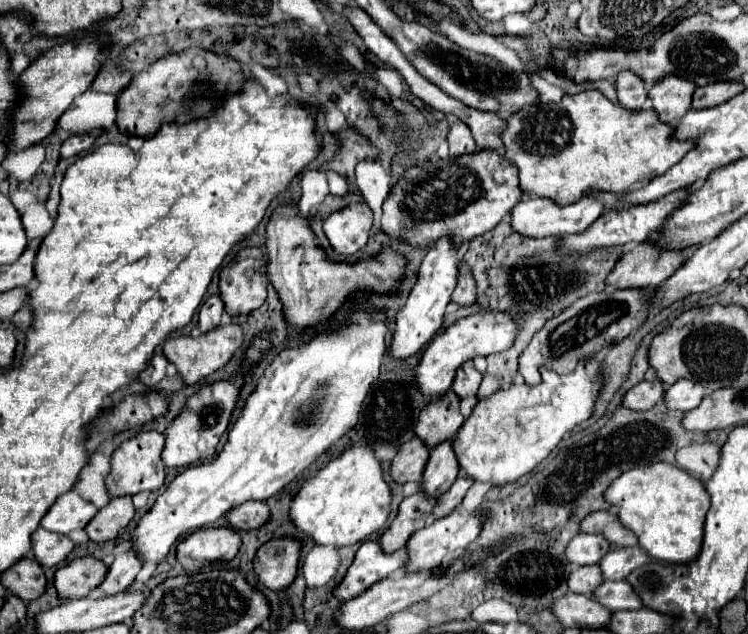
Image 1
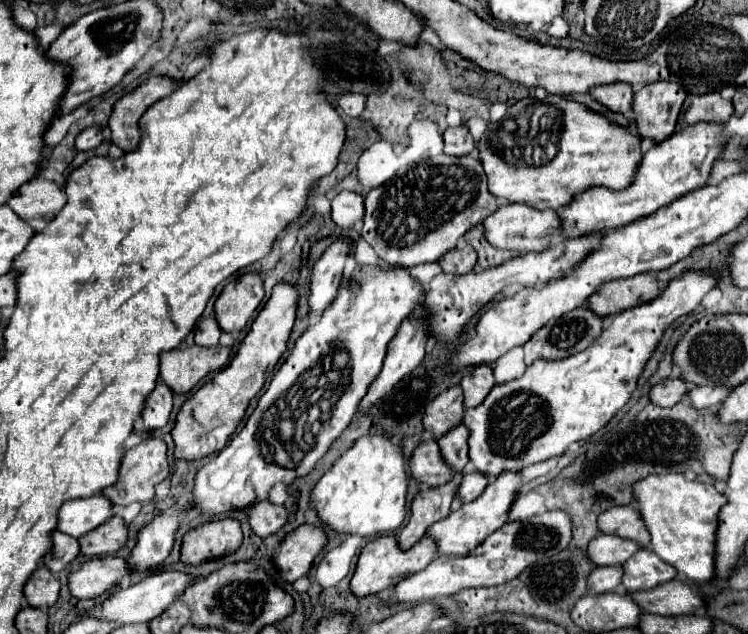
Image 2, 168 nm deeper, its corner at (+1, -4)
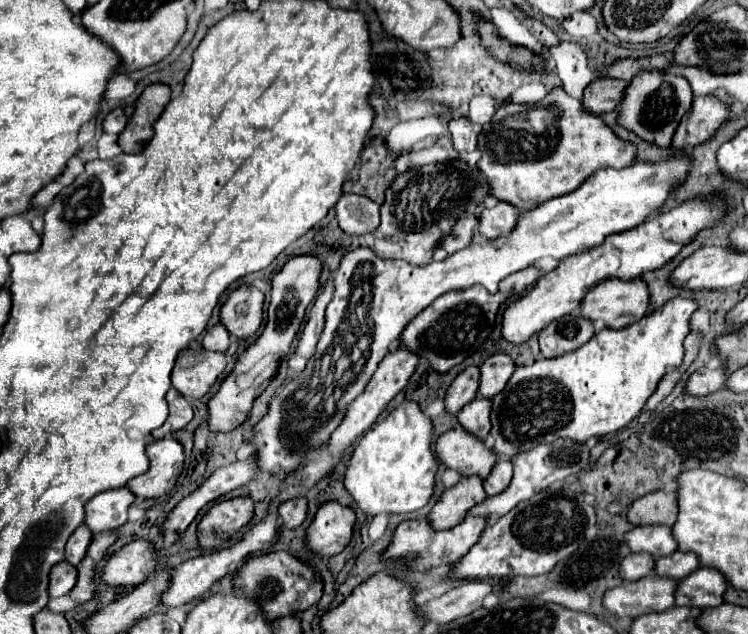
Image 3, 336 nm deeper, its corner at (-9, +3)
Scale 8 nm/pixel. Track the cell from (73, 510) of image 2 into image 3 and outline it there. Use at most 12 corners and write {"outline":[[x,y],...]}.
{"outline":[[128,488],[100,492],[86,502],[92,532],[116,530],[128,520]]}

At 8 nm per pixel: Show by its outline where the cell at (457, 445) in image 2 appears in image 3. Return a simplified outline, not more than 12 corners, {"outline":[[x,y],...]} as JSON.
{"outline":[[472,400],[456,414],[466,432],[486,440],[490,400]]}

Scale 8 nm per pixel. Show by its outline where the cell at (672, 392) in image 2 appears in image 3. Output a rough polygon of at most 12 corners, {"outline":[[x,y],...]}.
{"outline":[[700,368],[688,376],[684,392],[706,396],[720,390],[728,374]]}

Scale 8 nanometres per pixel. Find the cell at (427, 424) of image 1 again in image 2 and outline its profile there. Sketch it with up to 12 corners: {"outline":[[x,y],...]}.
{"outline":[[460,385],[428,403],[424,429],[440,439],[462,421]]}

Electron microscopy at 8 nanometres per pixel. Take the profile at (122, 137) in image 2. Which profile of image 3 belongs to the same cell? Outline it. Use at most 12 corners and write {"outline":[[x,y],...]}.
{"outline":[[170,86],[144,88],[118,136],[122,152],[140,152],[170,100]]}

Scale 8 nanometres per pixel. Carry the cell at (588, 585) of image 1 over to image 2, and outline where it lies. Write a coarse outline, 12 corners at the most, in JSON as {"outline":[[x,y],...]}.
{"outline":[[598,567],[588,577],[596,593],[622,585],[622,567]]}

